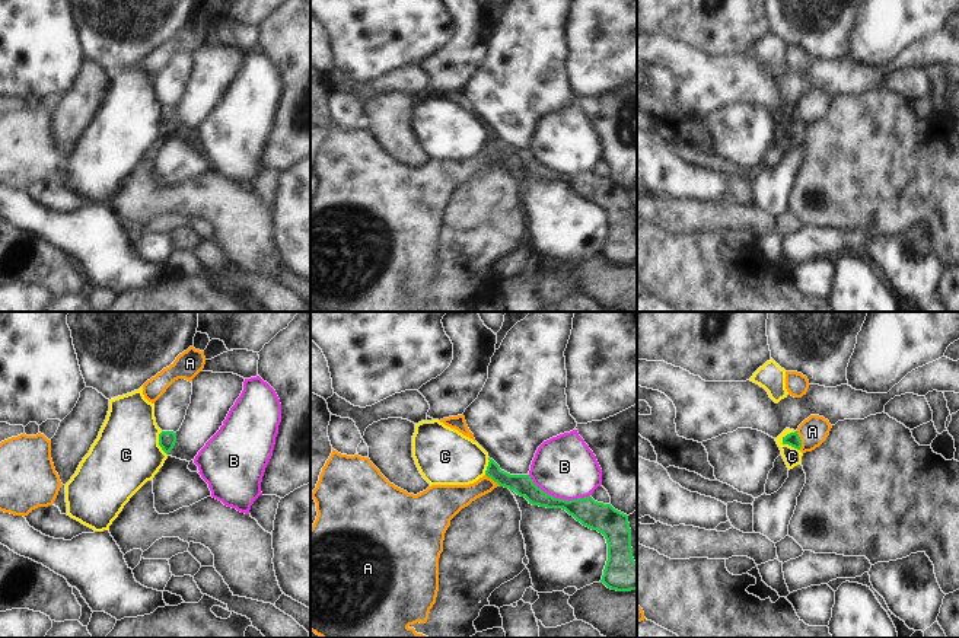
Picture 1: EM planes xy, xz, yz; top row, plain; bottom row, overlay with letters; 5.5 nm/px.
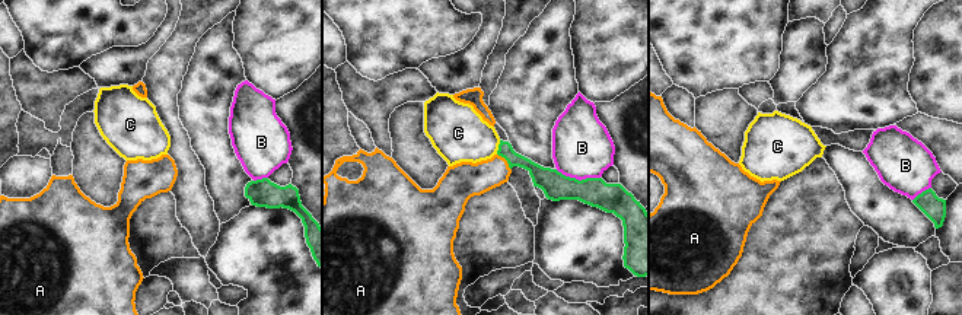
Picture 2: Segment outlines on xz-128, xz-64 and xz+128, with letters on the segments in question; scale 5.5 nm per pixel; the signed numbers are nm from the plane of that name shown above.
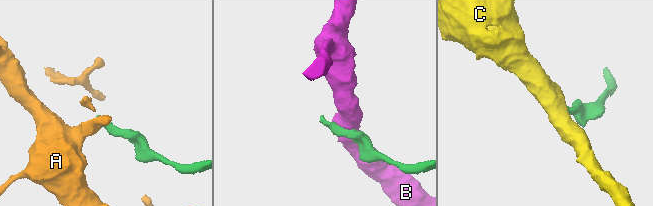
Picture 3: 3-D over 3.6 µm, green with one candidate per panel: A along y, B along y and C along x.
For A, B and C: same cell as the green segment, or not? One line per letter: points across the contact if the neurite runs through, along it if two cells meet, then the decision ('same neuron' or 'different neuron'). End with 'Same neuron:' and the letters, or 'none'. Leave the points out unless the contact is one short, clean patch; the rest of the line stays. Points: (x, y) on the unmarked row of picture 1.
A: across yz (792, 112), (800, 114), (812, 105) | same neuron
B: different neuron
C: along yz (781, 111), (784, 117), (799, 124) | different neuron
Same neuron: A

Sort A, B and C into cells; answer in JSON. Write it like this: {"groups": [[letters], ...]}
{"groups": [["A"], ["B"], ["C"]]}

